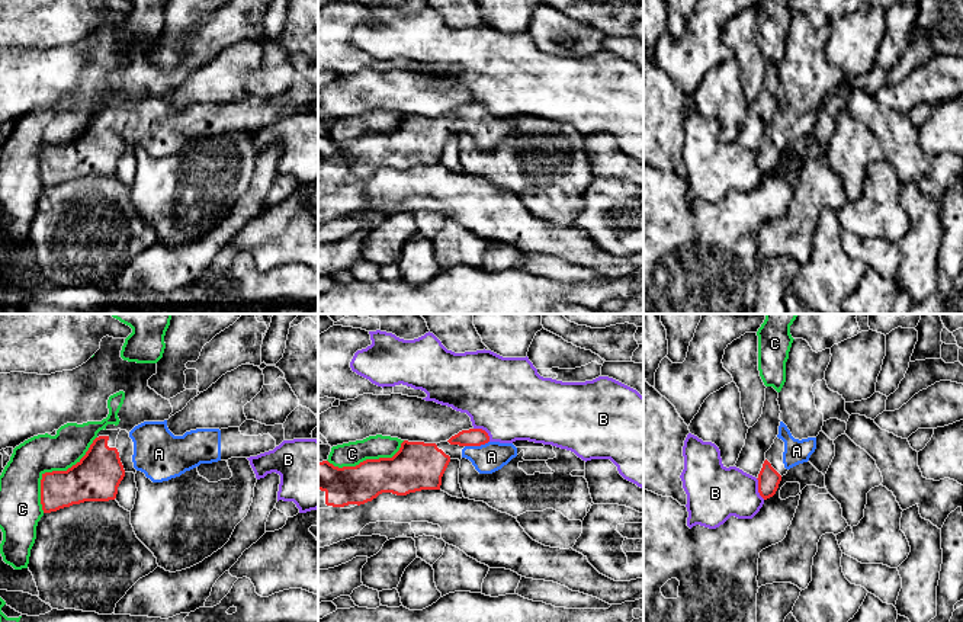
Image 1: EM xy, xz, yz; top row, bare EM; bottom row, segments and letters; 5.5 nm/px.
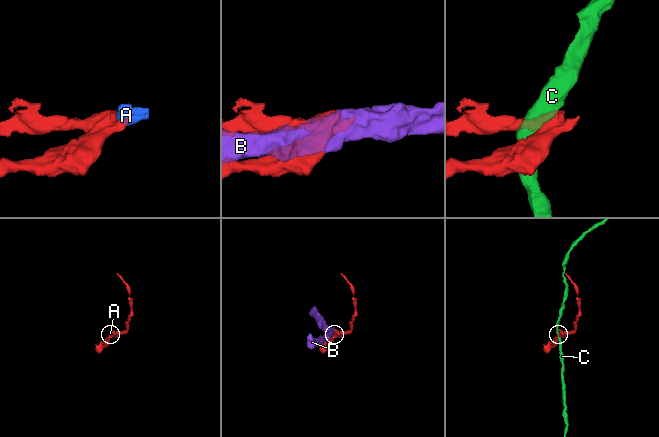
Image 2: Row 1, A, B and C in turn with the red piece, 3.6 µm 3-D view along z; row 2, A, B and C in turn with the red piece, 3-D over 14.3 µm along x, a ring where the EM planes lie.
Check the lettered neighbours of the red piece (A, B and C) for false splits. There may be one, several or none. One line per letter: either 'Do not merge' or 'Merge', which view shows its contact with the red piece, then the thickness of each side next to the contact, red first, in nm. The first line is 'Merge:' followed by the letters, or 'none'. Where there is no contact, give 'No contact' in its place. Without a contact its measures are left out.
Merge: A
A: Merge. Touches red in xz. Thickness 100 nm (red) against 160 nm
B: Do not merge. Touches red in xz. Thickness 100 nm (red) against 440 nm
C: Do not merge. Touches red in xy. Thickness 260 nm (red) against 220 nm

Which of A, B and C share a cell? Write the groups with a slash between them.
A / B / C

